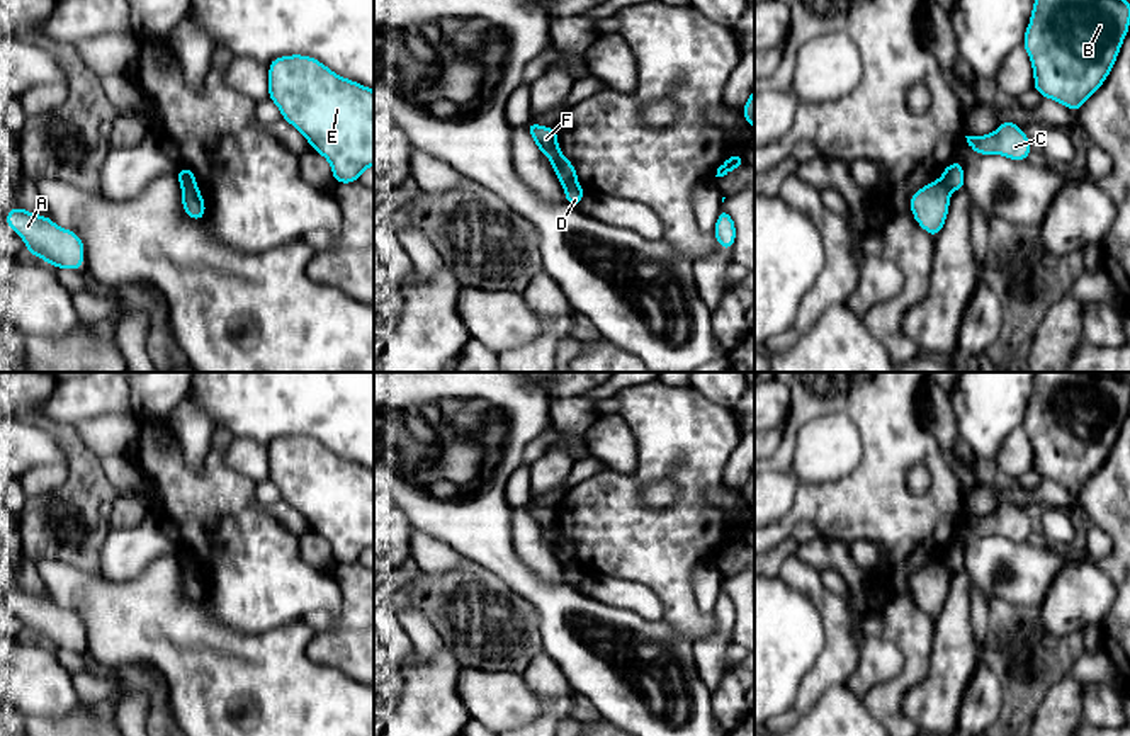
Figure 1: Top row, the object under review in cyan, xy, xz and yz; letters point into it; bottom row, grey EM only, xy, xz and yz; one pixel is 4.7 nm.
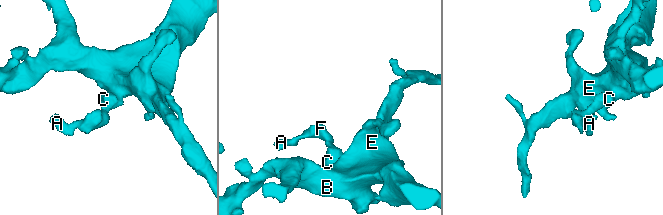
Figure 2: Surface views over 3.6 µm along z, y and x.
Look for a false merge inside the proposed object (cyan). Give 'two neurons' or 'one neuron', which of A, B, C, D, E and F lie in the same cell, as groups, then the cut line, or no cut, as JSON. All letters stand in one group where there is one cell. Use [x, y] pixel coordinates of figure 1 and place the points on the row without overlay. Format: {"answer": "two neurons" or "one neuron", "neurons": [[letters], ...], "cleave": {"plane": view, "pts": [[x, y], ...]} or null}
{"answer": "two neurons", "neurons": [["A", "F"], ["B", "C", "D", "E"]], "cleave": {"plane": "xy", "pts": [[182, 566], [197, 571]]}}

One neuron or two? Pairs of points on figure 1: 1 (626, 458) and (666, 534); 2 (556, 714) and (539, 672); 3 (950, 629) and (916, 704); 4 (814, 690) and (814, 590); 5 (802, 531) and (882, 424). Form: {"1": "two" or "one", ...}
{"1": "two", "2": "one", "3": "one", "4": "one", "5": "two"}

